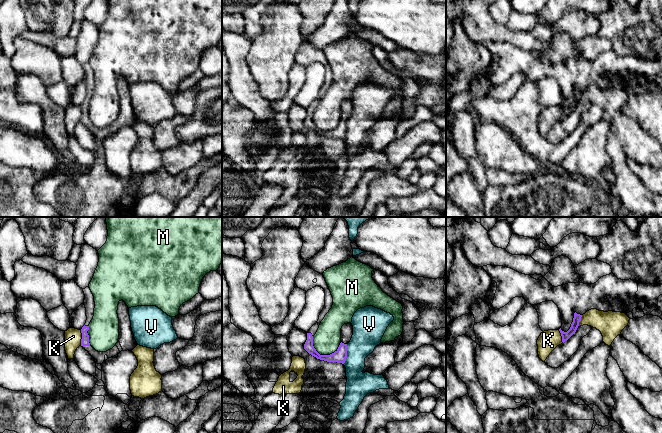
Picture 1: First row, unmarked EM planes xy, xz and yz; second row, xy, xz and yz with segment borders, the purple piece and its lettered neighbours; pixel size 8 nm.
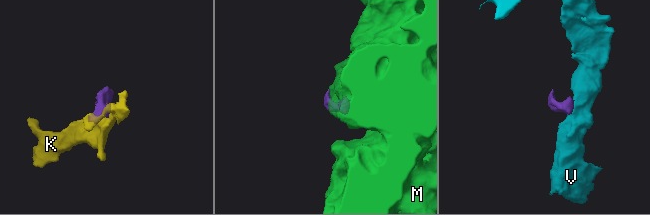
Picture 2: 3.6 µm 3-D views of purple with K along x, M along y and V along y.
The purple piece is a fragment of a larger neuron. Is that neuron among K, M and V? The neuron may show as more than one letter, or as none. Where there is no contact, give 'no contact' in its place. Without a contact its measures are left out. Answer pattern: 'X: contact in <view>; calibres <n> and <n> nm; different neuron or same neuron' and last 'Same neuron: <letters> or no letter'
K: contact in xy; calibres 60 and 130 nm; different neuron
M: contact in xz; calibres 110 and 220 nm; different neuron
V: contact in xz; calibres 110 and 240 nm; different neuron
Same neuron: no letter

